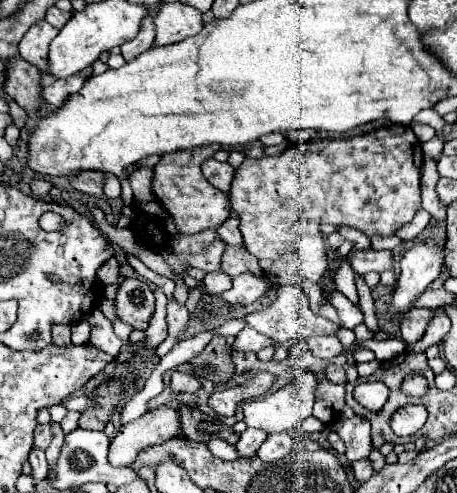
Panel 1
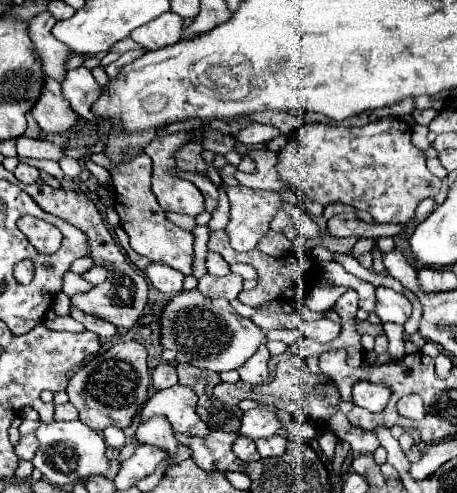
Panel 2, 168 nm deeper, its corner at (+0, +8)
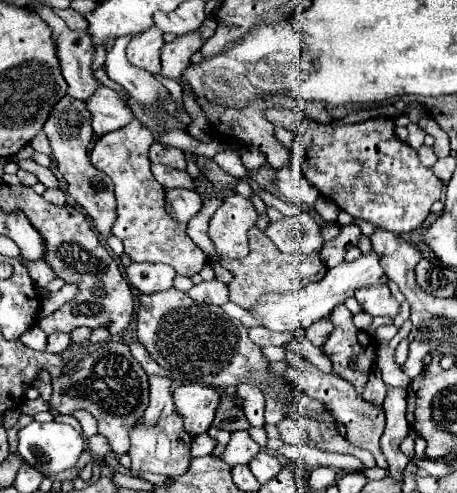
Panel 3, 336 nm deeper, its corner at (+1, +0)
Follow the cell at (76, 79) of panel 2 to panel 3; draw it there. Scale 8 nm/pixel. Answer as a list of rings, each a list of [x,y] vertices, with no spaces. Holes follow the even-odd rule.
[[[101,86],[95,90],[95,94],[85,100],[87,110],[91,112],[91,128],[95,136],[103,136],[111,130],[117,130],[133,118],[133,112],[129,106],[117,96],[115,90]]]

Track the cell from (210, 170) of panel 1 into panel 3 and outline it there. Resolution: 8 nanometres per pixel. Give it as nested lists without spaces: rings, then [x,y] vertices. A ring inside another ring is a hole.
[[[155,142],[151,146],[149,156],[151,156],[153,164],[165,164],[165,166],[171,166],[171,168],[177,168],[177,170],[185,170],[187,168],[185,152],[179,150],[179,148],[173,148],[173,146],[165,146],[161,142]]]

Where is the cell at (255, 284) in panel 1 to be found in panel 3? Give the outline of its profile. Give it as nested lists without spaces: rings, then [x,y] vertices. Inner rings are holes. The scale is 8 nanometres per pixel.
[[[219,280],[201,282],[201,284],[193,286],[187,294],[197,302],[215,304],[215,306],[223,306],[225,302],[229,302],[229,286],[219,282]]]

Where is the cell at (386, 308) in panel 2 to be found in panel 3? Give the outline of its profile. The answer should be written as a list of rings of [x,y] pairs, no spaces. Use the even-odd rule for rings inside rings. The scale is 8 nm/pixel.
[[[375,284],[369,288],[361,288],[355,292],[361,308],[371,316],[387,316],[395,318],[399,314],[399,302],[393,298],[387,284]]]

